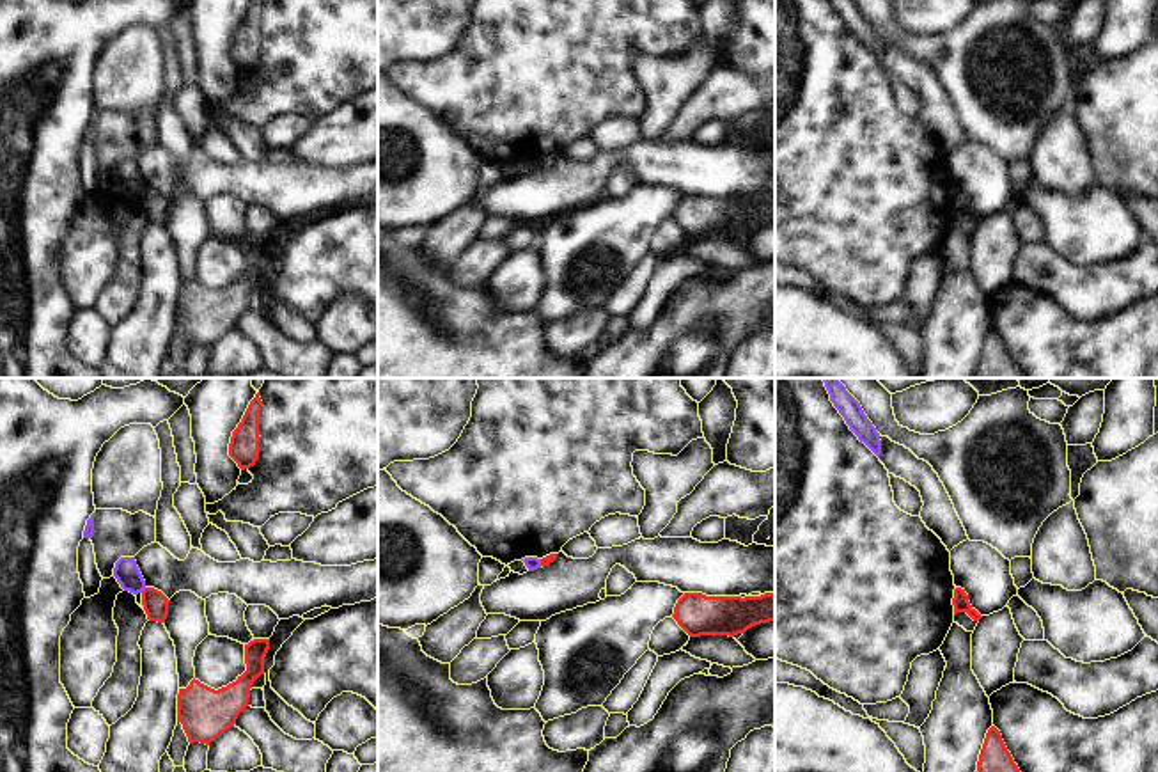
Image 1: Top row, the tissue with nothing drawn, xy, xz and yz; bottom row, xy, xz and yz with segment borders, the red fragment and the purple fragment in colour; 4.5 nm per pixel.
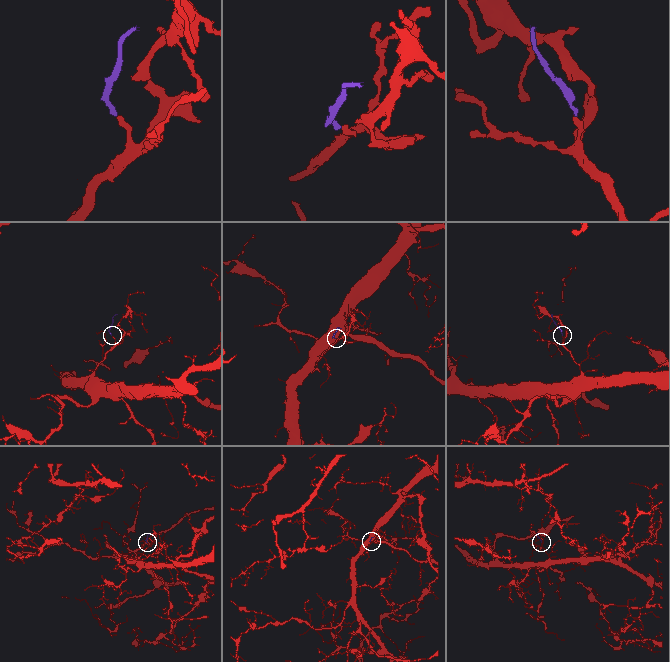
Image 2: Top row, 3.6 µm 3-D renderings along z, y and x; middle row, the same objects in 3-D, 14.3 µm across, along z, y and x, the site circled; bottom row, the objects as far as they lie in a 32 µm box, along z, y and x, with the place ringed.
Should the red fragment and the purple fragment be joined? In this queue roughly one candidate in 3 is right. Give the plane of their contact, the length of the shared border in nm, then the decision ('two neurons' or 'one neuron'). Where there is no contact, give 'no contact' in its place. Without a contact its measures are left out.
xy | 40 nm | two neurons

